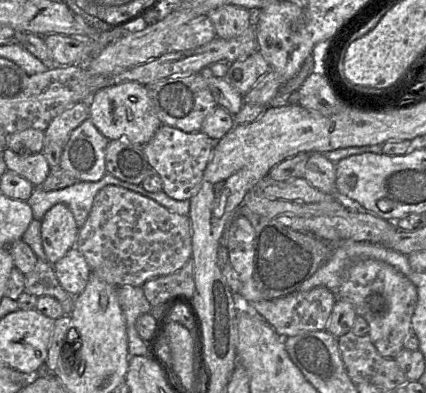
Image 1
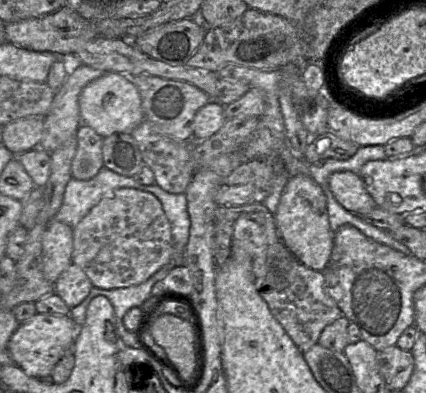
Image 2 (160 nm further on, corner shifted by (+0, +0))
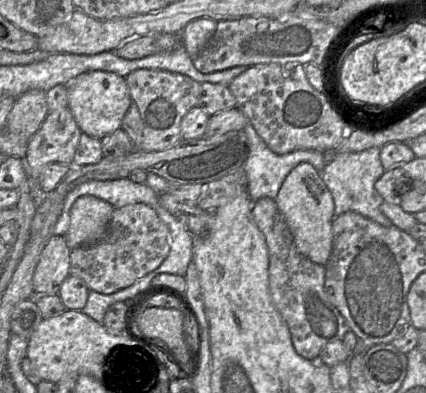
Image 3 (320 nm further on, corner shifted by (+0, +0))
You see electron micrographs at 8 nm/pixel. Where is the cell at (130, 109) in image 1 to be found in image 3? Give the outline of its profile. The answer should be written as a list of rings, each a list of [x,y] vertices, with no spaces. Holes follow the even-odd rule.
[[[88,71],[78,75],[66,86],[68,107],[82,133],[101,139],[121,128],[124,115],[132,103],[124,77],[114,72]]]

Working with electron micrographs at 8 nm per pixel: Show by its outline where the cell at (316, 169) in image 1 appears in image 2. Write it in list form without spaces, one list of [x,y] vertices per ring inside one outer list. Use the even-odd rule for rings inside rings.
[[[351,171],[335,172],[329,177],[329,189],[337,202],[346,210],[364,215],[377,204],[365,188],[363,179]]]

